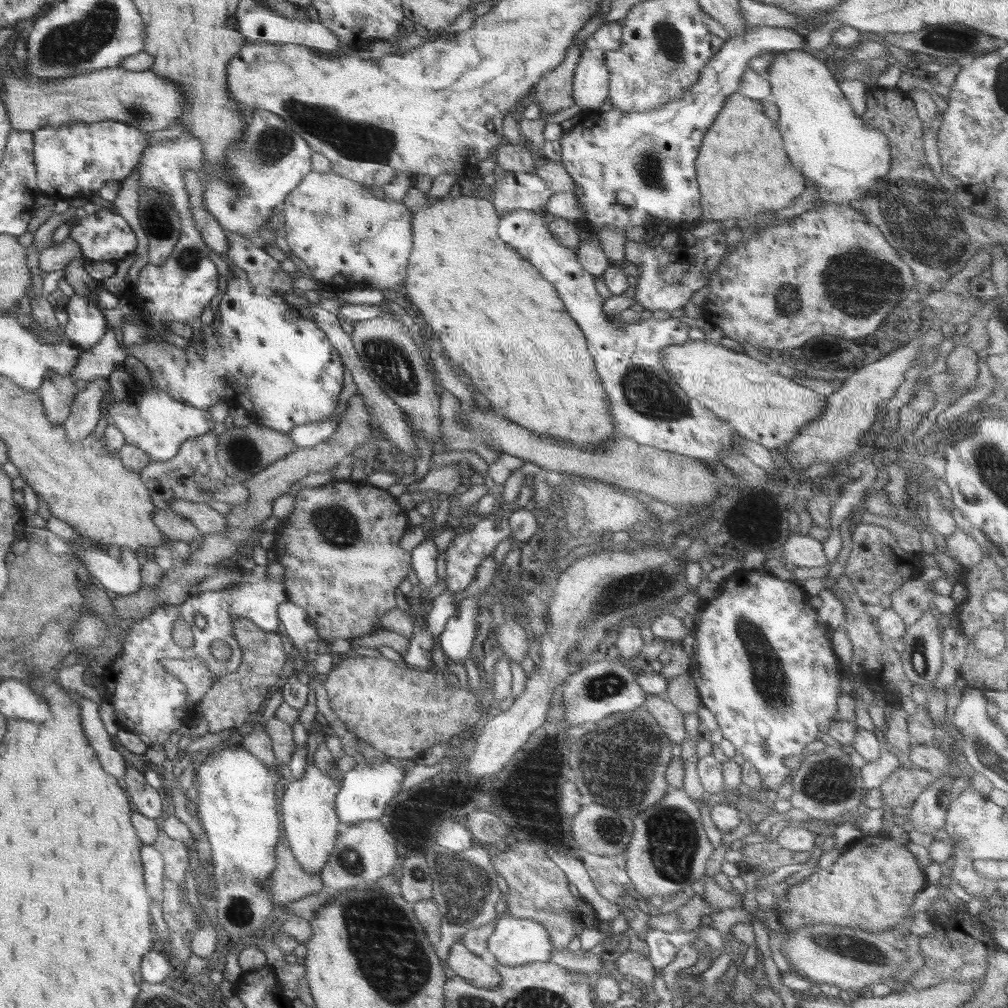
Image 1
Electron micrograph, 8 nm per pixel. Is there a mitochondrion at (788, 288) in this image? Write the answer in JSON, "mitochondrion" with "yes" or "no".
{"mitochondrion":"yes"}

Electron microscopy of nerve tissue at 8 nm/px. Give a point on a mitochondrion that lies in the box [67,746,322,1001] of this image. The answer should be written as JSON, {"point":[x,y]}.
{"point":[238,912]}

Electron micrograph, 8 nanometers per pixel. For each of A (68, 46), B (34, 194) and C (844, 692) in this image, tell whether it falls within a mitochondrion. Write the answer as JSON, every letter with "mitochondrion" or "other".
{"A":"mitochondrion","B":"other","C":"other"}

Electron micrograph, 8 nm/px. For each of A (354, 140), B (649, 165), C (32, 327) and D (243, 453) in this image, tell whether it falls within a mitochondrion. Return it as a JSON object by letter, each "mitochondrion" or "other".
{"A":"mitochondrion","B":"mitochondrion","C":"other","D":"mitochondrion"}

